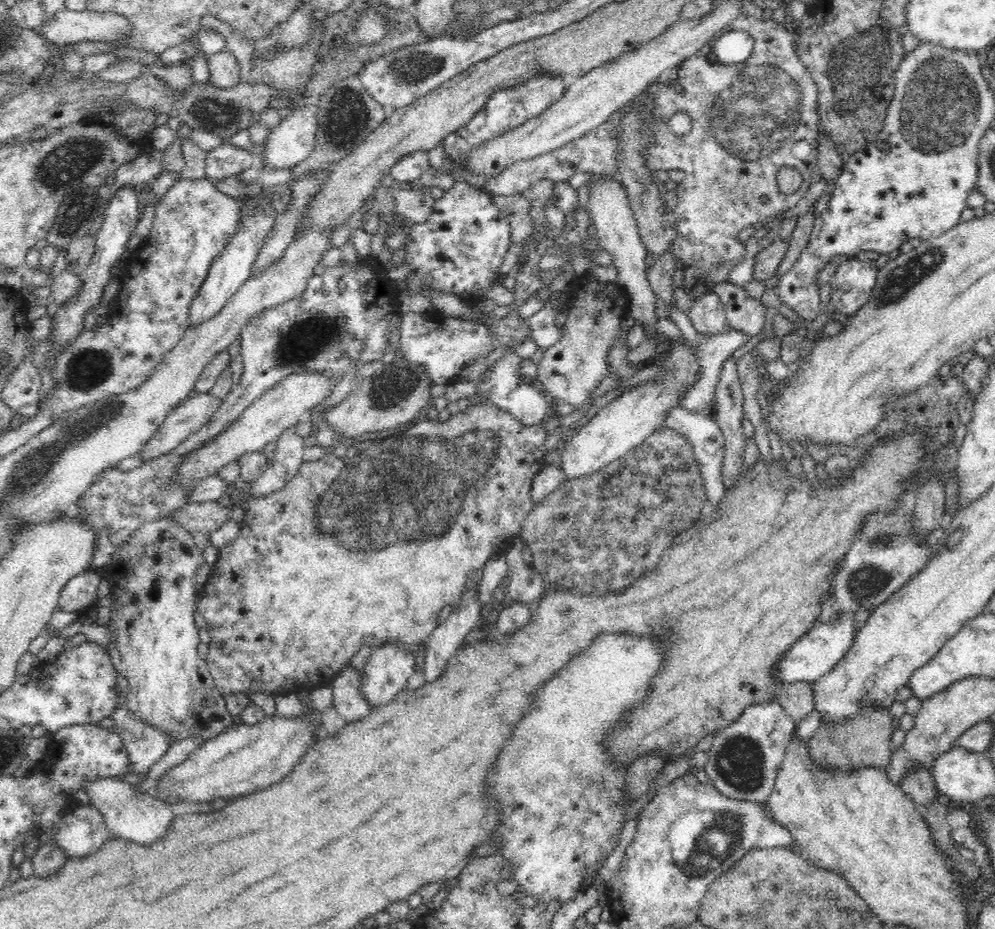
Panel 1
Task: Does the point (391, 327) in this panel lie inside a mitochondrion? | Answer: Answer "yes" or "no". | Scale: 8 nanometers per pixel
no

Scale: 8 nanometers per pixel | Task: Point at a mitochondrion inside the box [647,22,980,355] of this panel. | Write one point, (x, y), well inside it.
(754, 114)

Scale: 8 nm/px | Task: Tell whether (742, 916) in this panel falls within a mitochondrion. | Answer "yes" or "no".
no

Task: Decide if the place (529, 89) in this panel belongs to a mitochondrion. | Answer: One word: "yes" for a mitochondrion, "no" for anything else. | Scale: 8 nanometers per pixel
yes

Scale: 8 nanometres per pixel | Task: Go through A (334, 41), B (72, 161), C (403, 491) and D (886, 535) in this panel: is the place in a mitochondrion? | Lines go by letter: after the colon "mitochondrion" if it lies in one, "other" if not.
A: other
B: mitochondrion
C: mitochondrion
D: mitochondrion

